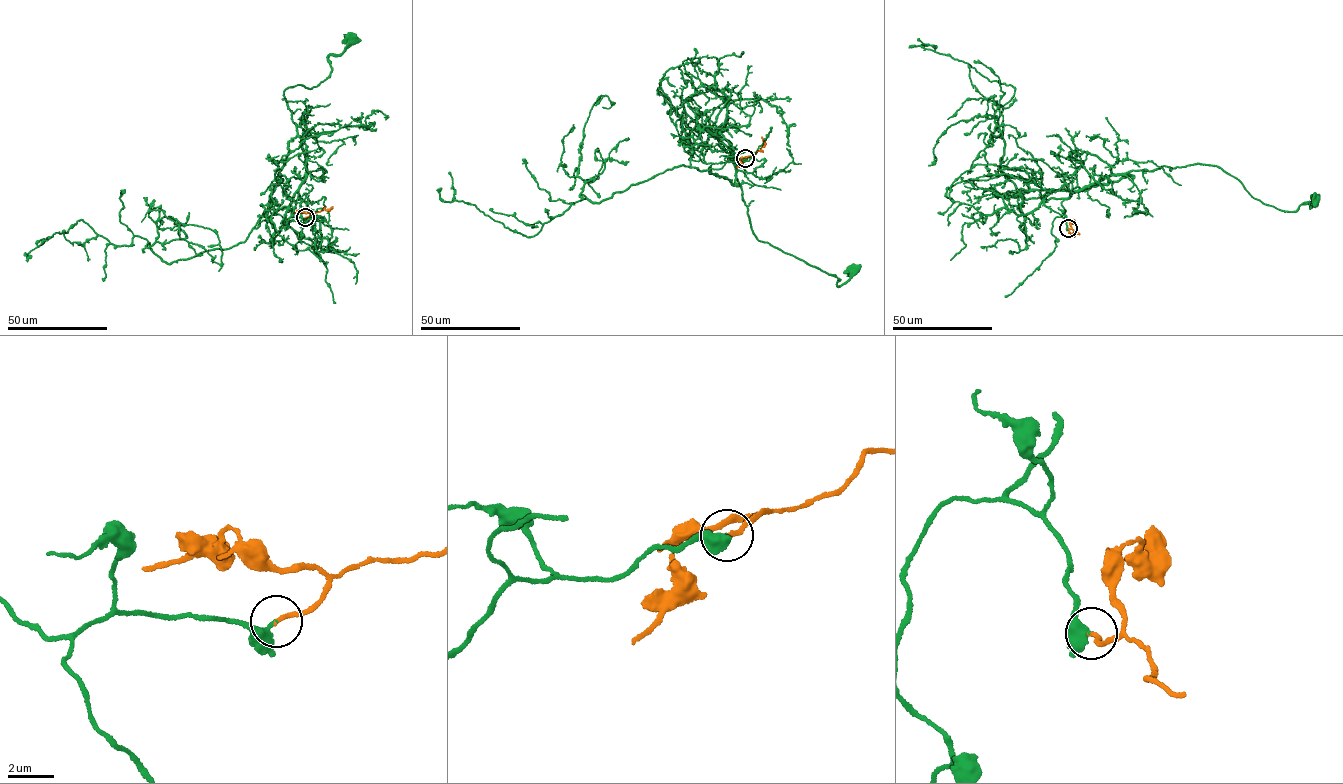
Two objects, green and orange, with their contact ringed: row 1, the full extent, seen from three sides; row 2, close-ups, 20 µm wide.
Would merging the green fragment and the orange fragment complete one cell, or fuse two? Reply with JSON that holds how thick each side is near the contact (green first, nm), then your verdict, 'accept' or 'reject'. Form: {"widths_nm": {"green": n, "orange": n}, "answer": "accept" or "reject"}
{"widths_nm": {"green": 320, "orange": 200}, "answer": "accept"}

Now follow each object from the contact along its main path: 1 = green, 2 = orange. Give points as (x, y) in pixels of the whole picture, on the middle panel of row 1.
1: (745, 158), (708, 170), (737, 185), (735, 175), (756, 238), (832, 274), (839, 287), (852, 270)
2: (745, 158), (764, 146), (761, 137)

